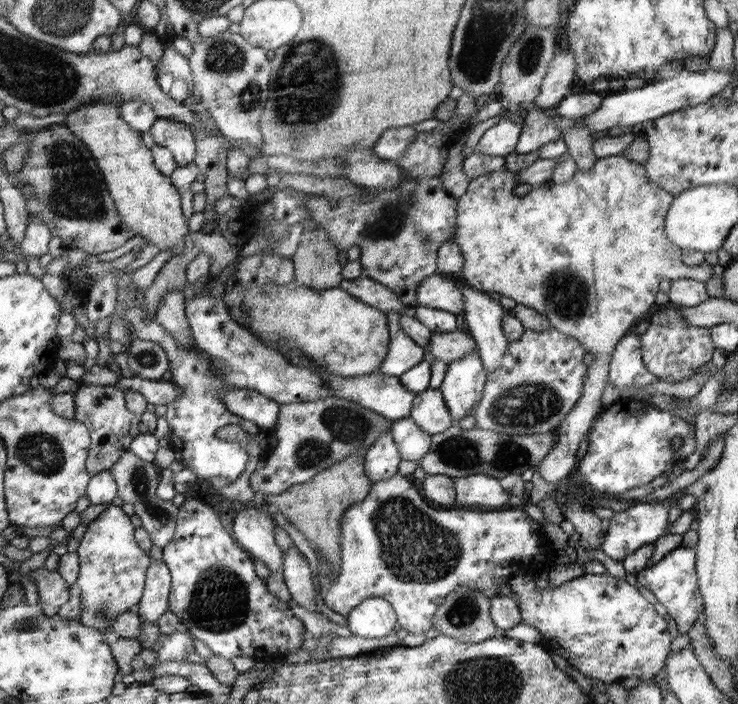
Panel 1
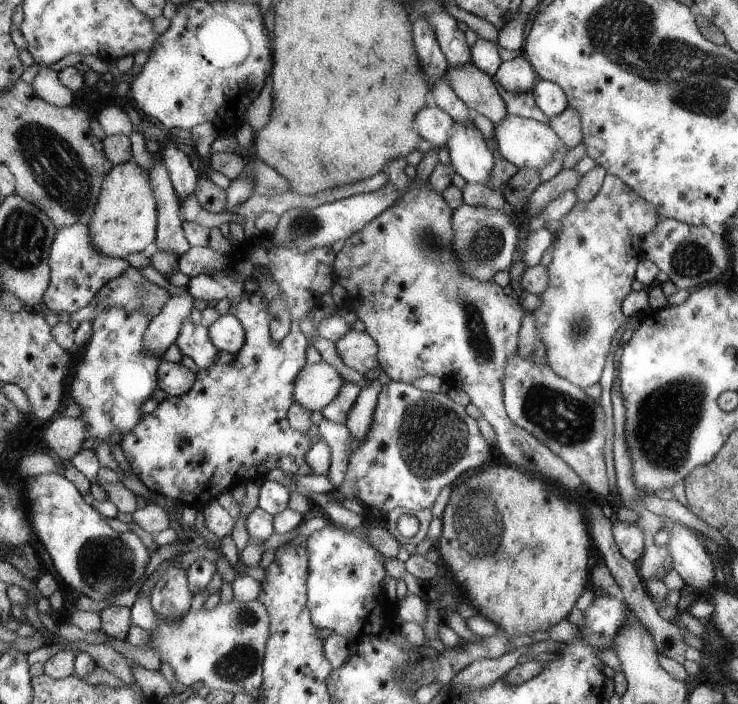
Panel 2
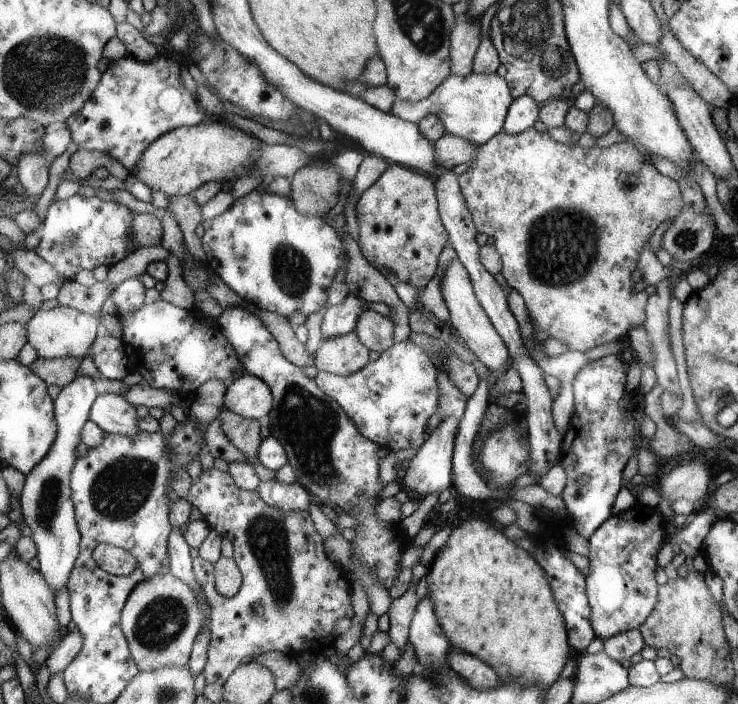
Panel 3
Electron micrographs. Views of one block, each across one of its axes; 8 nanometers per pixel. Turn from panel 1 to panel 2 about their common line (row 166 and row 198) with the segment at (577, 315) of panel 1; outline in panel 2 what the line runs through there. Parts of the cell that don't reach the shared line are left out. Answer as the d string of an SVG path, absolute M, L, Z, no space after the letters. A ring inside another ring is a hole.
M607 174L600 192L590 202L576 202L576 205L562 218L562 232L555 238L552 262L548 264L548 288L540 294L540 306L532 312L536 320L536 330L540 340L546 346L548 365L556 375L562 376L579 388L586 388L598 383L604 370L610 344L618 328L626 324L627 328L636 330L639 322L626 320L622 314L622 300L627 299L632 290L634 272L642 256L642 238L651 232L660 221L658 211L650 202L638 196L623 180Z

